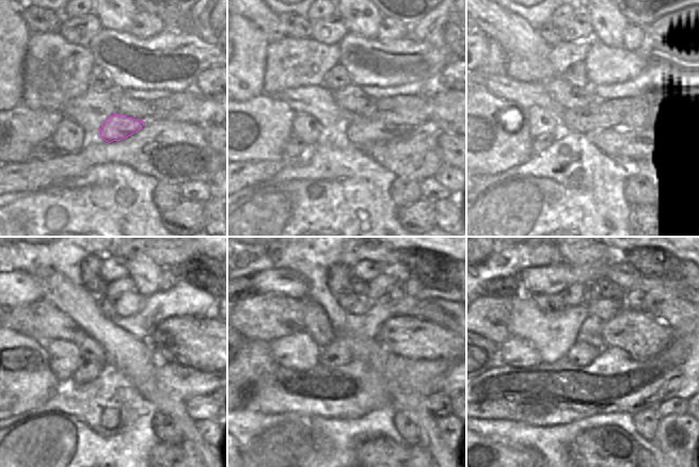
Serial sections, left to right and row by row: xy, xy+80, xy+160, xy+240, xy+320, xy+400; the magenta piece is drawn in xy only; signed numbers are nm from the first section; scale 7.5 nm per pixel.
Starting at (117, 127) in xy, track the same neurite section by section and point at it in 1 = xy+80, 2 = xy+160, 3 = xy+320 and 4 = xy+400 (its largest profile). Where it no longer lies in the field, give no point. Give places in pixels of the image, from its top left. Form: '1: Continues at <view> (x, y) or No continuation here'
1: Continues at xy+80 (361, 131)
2: Continues at xy+160 (653, 148)
3: Continues at xy+320 (444, 385)
4: No continuation here.

